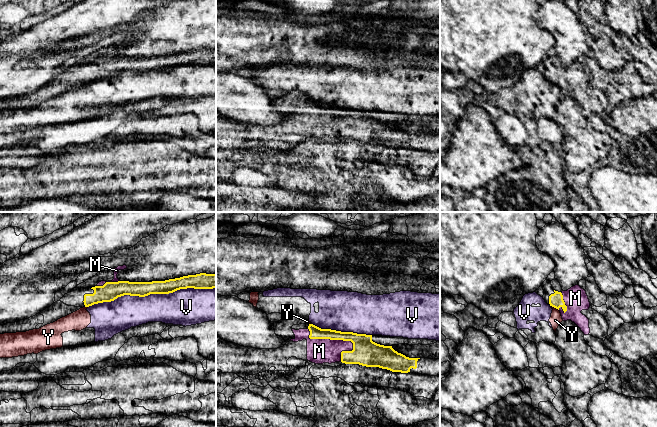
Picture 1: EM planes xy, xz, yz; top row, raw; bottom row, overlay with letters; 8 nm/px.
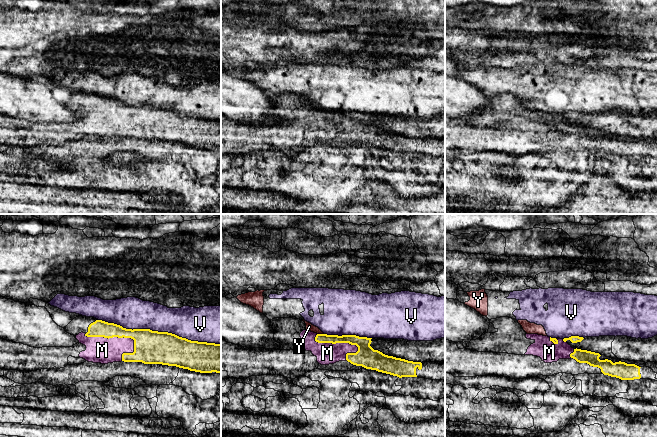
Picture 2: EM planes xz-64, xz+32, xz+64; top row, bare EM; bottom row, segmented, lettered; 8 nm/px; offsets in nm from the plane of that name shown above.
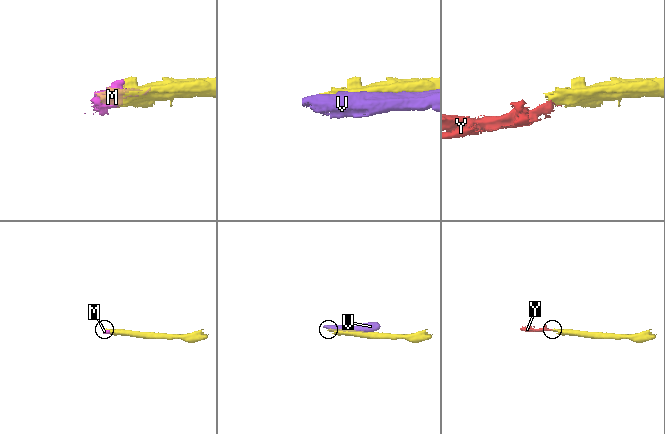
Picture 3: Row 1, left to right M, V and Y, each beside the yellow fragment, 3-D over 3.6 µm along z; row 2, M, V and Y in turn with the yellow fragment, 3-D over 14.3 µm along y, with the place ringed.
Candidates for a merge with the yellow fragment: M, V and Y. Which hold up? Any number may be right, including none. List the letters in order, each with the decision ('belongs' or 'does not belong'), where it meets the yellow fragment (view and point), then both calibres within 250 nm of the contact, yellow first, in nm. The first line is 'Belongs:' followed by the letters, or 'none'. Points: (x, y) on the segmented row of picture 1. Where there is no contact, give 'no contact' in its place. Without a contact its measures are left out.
Belongs: M
M: belongs; meets yellow in xz at (329, 338); 130 nm thick on the yellow side, 200 nm on the other
V: does not belong; meets yellow in xy at (151, 293); 120 nm thick on the yellow side, 280 nm on the other
Y: does not belong; meets yellow in yz at (554, 307); 110 nm thick on the yellow side, 90 nm on the other

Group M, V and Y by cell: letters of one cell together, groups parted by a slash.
M / V Y

